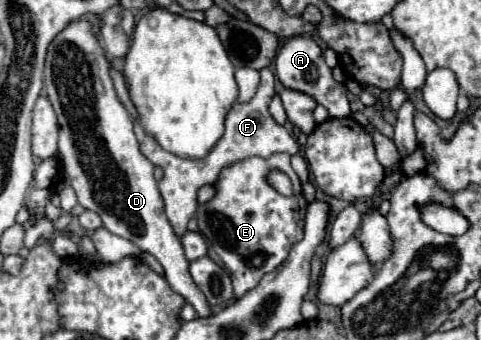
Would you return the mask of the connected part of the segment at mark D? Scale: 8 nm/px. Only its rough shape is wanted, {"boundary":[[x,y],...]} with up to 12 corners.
{"boundary":[[84,18],[44,86],[78,204],[212,310]]}

